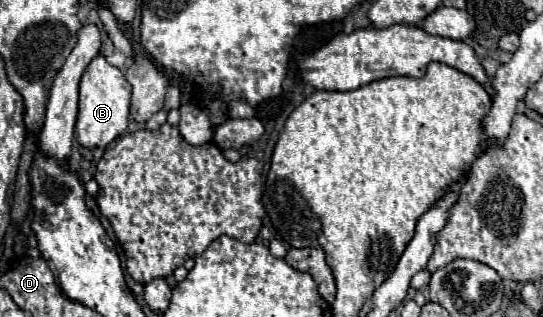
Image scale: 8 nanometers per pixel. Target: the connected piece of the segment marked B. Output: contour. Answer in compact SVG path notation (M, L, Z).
M97 55L85 69L81 77L81 91L79 91L79 115L75 123L75 137L77 141L87 147L107 147L115 141L129 125L129 99L131 99L131 85L127 83L123 71L111 65L103 55Z

